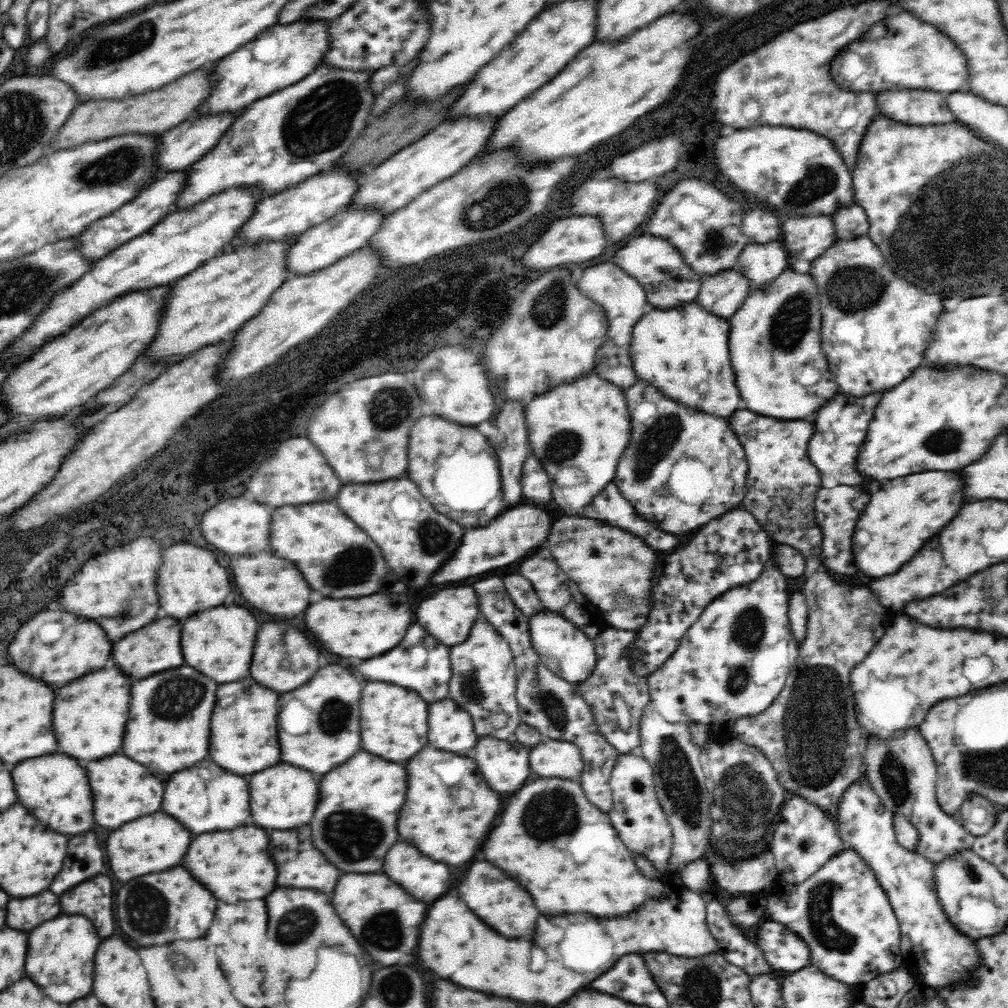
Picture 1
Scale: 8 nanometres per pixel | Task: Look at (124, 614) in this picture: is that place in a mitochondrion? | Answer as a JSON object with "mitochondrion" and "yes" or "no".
{"mitochondrion":"yes"}

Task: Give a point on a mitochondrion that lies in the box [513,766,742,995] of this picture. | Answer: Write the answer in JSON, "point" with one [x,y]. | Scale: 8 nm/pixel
{"point":[555,813]}

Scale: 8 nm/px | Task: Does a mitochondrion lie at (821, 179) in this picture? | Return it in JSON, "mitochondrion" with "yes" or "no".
{"mitochondrion":"yes"}

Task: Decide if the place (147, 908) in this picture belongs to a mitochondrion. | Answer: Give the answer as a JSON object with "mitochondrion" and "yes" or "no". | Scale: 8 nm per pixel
{"mitochondrion":"yes"}

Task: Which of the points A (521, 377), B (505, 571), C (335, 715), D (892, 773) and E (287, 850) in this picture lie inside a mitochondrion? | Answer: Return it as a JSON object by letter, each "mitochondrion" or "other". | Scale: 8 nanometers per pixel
{"A":"other","B":"other","C":"mitochondrion","D":"mitochondrion","E":"mitochondrion"}

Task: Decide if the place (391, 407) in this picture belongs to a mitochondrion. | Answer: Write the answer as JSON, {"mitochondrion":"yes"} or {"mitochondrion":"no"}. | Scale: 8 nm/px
{"mitochondrion":"yes"}

